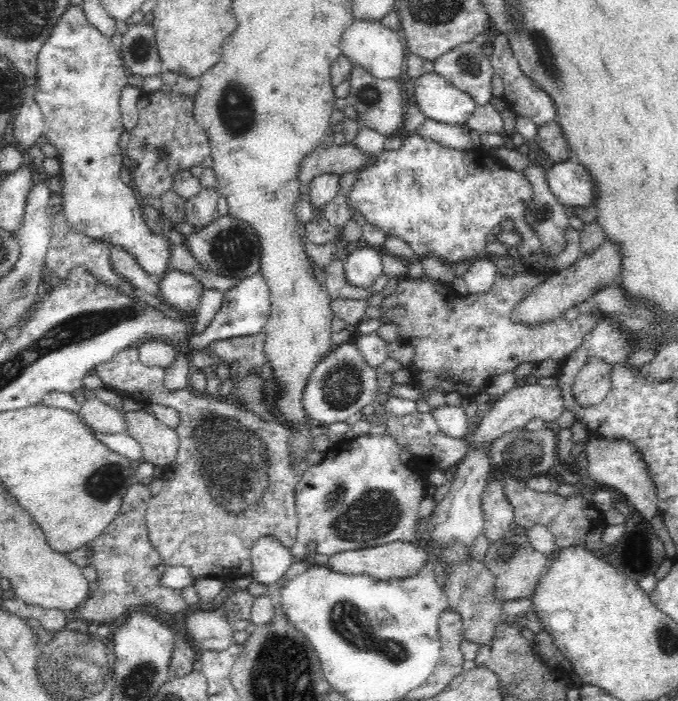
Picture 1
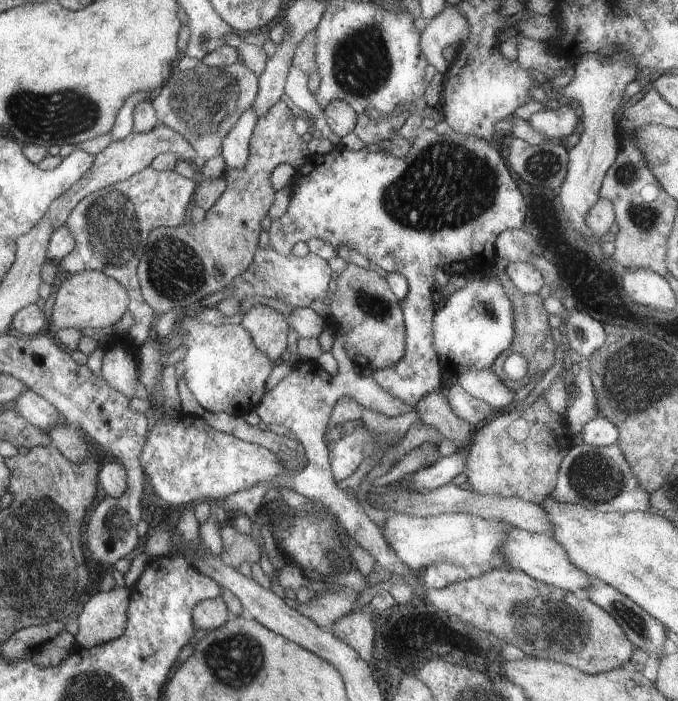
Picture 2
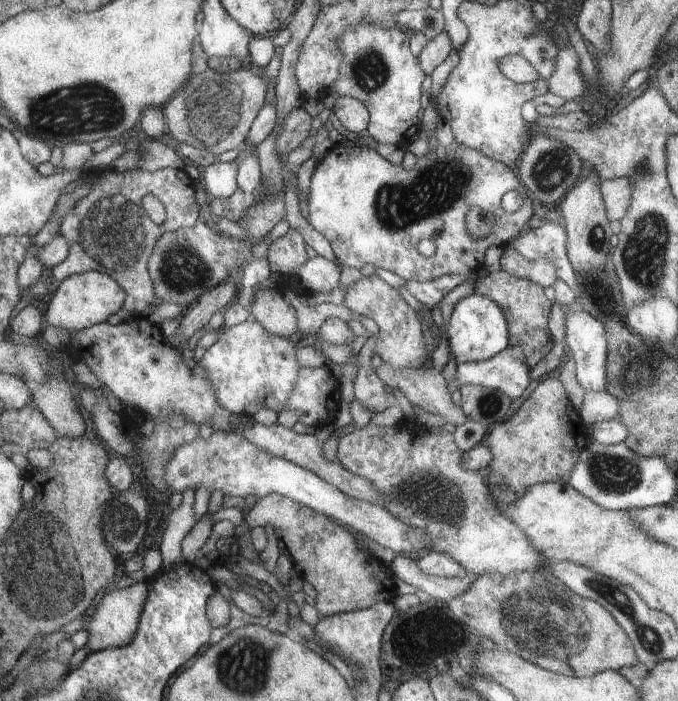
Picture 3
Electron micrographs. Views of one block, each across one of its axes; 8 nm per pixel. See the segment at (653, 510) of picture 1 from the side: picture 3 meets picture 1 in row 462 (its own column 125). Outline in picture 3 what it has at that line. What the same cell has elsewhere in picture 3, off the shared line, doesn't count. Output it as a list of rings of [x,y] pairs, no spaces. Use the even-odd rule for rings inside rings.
[[[148,580],[134,584],[133,586],[114,589],[99,602],[94,614],[87,616],[89,638],[86,647],[92,652],[103,651],[104,649],[116,649],[129,645],[137,634],[141,614],[147,604],[150,593]]]

